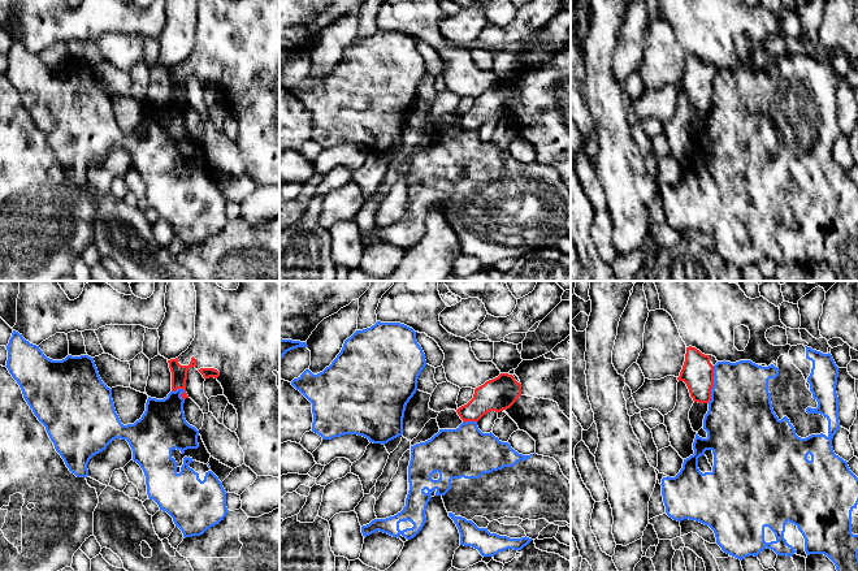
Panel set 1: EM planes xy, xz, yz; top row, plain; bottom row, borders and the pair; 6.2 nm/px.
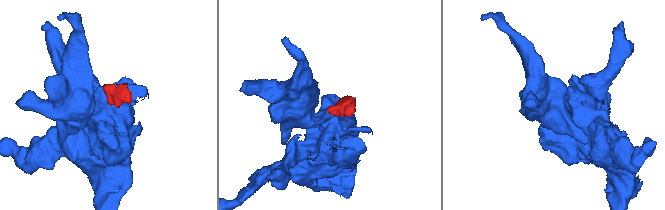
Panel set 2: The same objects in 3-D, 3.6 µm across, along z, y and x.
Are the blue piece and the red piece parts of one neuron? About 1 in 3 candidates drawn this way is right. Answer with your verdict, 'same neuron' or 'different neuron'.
different neuron

